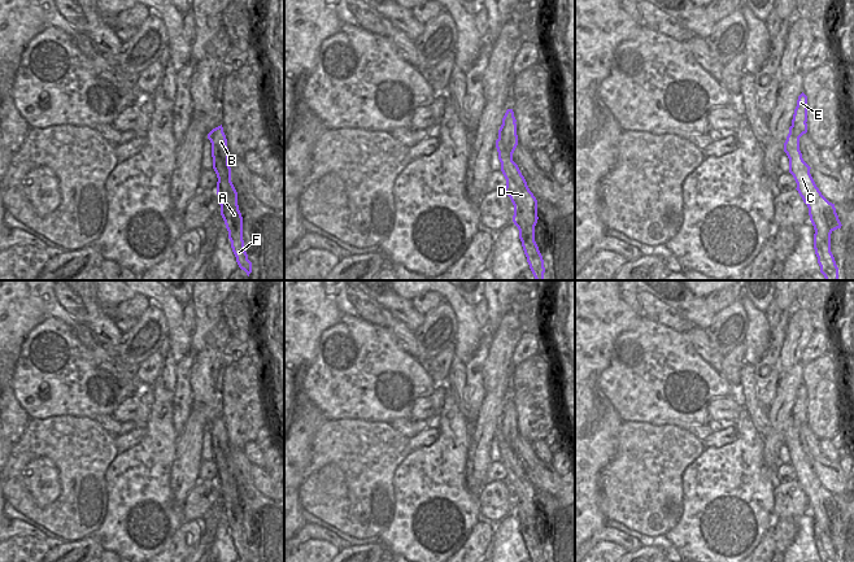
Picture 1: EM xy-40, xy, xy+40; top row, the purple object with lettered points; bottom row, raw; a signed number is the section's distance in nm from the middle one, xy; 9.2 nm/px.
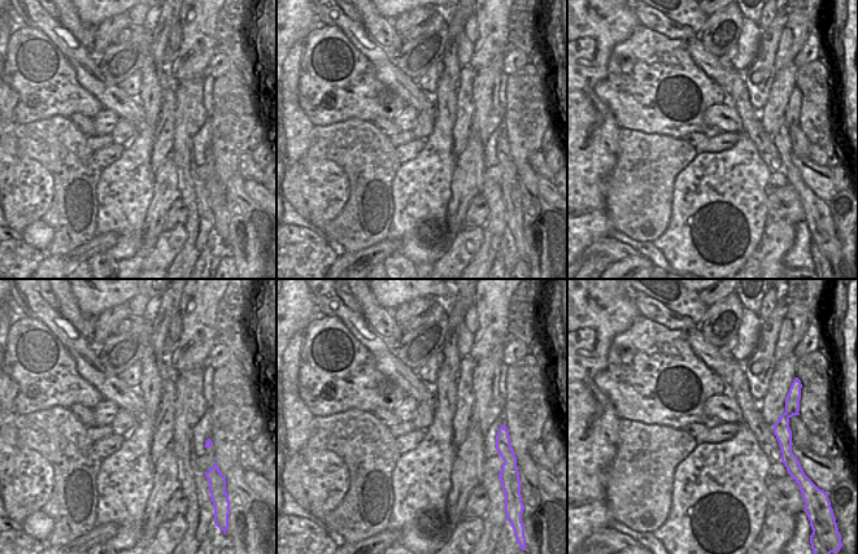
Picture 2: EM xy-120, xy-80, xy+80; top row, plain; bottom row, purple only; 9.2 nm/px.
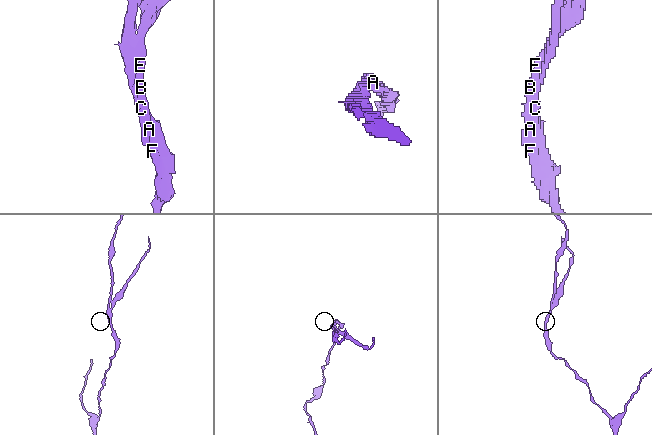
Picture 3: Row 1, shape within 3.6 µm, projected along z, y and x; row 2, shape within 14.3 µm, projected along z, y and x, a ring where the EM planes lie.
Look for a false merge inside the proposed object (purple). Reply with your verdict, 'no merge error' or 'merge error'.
merge error

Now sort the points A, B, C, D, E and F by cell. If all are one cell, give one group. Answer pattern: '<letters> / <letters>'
A B C D F / E

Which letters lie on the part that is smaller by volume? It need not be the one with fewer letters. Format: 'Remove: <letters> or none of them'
Remove: E

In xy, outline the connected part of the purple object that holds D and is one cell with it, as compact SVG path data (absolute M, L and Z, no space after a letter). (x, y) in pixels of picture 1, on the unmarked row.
M510 414L506 419L500 418L496 439L501 462L506 470L505 483L514 496L513 513L519 520L519 530L531 562L545 562L543 546L535 532L535 517L539 510L537 491L530 482L518 456L513 452L517 436L517 414Z

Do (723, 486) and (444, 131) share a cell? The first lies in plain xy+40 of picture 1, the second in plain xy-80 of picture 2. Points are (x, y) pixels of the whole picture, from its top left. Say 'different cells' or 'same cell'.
same cell

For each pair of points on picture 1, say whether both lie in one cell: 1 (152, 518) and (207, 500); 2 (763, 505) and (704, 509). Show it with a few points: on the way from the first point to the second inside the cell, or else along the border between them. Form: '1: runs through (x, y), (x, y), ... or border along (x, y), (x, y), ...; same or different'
1: border along (181, 509), (181, 514), (184, 518); different
2: runs through (749, 505), (718, 509); same

